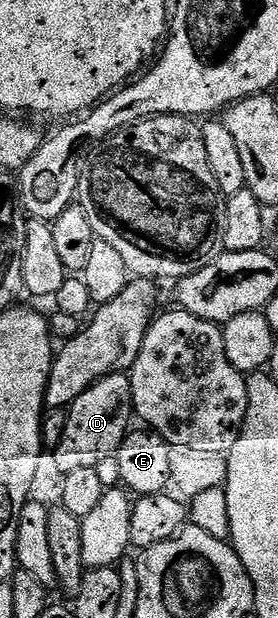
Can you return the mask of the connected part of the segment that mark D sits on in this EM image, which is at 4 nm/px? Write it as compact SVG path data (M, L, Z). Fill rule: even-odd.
M113 373L97 381L79 399L75 399L65 414L63 439L51 456L62 475L80 471L82 467L96 469L103 459L117 456L117 448L123 443L125 434L130 432L129 417L134 416L131 383L125 373Z

